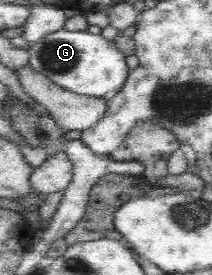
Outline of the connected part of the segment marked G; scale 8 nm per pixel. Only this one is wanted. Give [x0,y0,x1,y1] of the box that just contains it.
[28,30,130,100]

